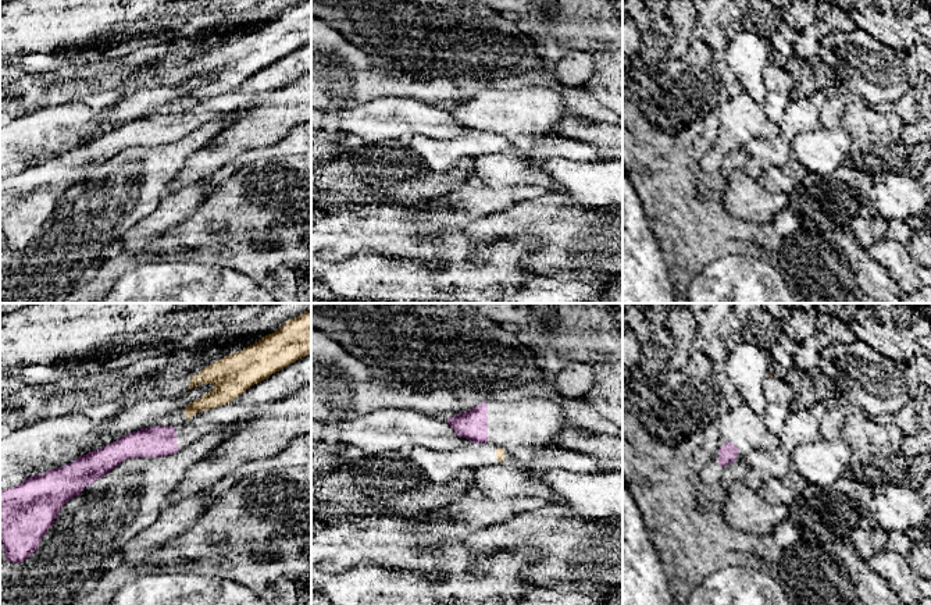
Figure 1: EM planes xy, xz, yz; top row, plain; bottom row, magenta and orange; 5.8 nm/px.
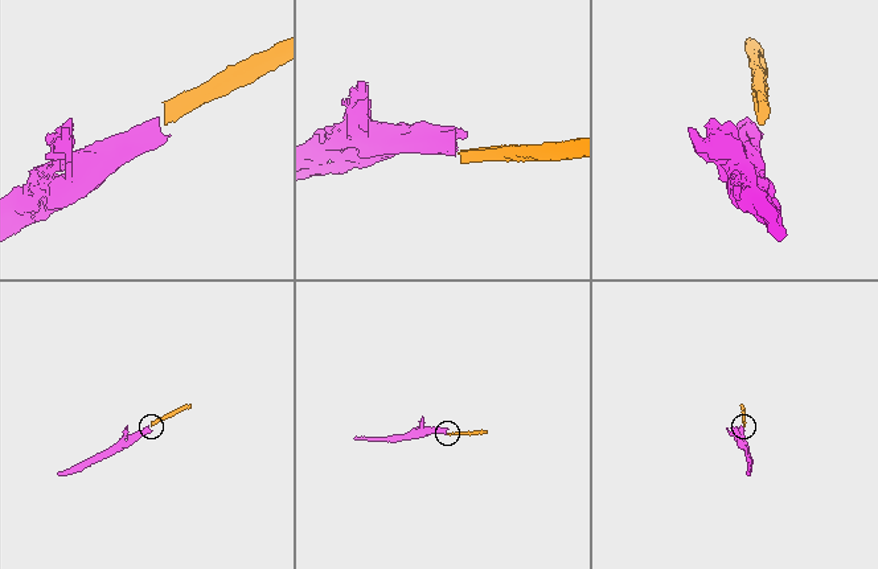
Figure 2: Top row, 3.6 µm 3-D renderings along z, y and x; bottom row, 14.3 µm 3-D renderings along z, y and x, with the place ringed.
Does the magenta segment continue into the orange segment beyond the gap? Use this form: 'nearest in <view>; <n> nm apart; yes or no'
nearest in xz; 80 nm apart; no

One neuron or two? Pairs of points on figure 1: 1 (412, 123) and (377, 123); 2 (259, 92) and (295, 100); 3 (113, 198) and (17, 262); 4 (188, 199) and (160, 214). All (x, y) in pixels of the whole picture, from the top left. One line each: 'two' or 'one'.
1: one
2: two
3: one
4: one

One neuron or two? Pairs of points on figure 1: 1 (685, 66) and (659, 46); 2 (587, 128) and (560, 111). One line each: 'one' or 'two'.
1: one
2: two

